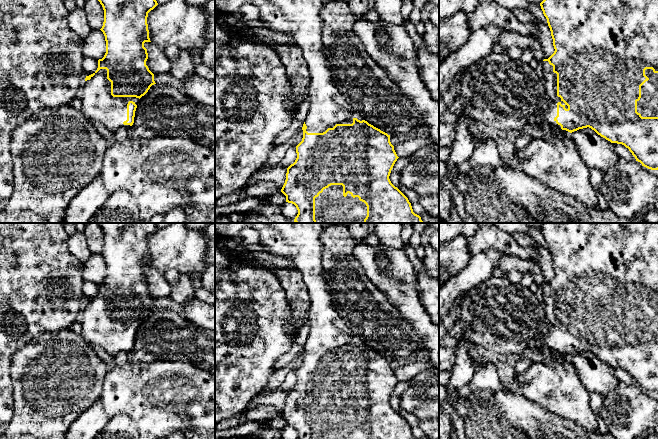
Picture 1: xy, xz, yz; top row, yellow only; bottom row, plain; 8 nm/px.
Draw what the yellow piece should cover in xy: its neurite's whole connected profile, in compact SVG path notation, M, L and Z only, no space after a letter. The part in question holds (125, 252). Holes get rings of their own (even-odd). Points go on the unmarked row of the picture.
M98 223L104 234L100 253L106 265L106 277L98 284L97 294L86 300L79 320L82 337L97 345L103 353L115 357L119 352L129 353L134 347L139 324L155 307L154 298L146 289L145 266L151 266L147 248L148 237L157 229L155 223Z

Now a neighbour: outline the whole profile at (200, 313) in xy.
M196 297L184 304L183 316L200 328L215 331L215 304L203 302Z

